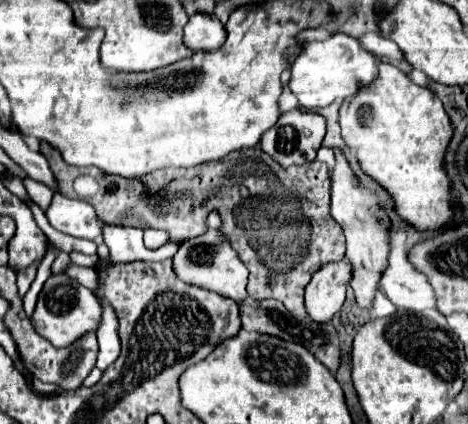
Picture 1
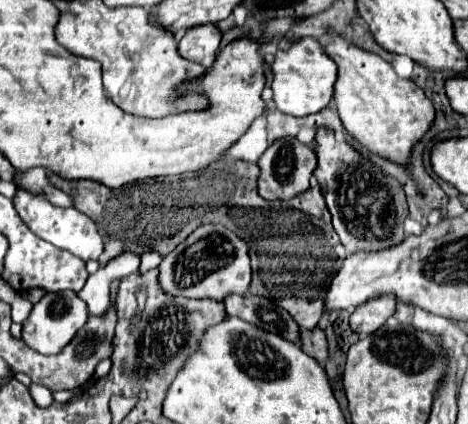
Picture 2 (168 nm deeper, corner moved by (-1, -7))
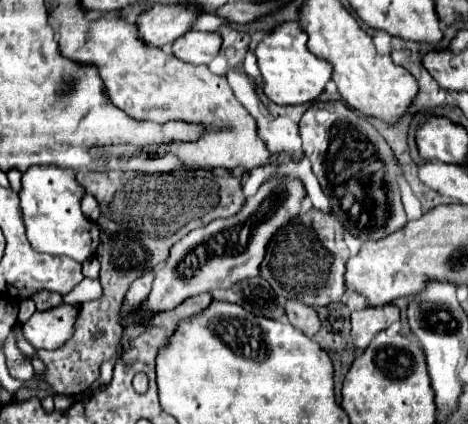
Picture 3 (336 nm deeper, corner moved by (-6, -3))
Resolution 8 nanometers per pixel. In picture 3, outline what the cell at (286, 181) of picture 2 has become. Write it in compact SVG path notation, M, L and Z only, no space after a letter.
M272 177L256 195L248 197L244 207L226 219L216 219L206 227L190 231L172 249L166 263L156 269L154 285L148 299L142 303L144 315L156 315L156 311L168 311L178 307L184 299L200 295L212 289L226 289L234 283L256 277L260 263L266 255L266 247L278 229L288 225L300 211L306 197L304 185L296 177Z

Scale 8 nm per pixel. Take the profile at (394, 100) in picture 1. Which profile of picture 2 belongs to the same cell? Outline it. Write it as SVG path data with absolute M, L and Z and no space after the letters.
M335 33L329 35L325 51L339 65L333 97L347 133L369 153L409 169L413 145L421 141L421 137L433 125L433 103L427 99L421 87L409 79L401 79L385 59L347 43Z

